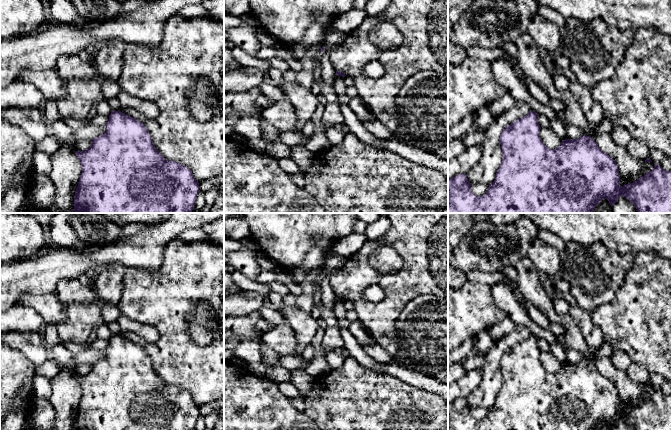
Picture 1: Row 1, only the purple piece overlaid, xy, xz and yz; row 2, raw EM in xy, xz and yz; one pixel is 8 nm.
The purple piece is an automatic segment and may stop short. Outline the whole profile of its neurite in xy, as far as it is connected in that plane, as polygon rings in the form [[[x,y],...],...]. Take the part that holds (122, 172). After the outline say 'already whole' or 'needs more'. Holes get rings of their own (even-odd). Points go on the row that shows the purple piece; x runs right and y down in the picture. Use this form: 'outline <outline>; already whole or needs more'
outline [[[118,110],[111,112],[105,126],[107,131],[93,139],[86,151],[76,151],[82,173],[72,213],[190,213],[194,210],[199,182],[187,166],[163,157],[142,122]]]; already whole

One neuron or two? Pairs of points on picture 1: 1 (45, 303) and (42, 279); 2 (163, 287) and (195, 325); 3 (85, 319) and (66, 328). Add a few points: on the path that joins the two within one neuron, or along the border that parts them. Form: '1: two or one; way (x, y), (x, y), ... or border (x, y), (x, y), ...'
1: two; border (52, 293), (23, 294), (21, 300)
2: two; border (204, 301), (187, 316), (187, 330), (191, 339)
3: one; way (80, 323), (75, 328), (71, 328)

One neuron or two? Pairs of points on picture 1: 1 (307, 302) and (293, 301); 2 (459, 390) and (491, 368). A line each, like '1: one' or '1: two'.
1: one
2: two

